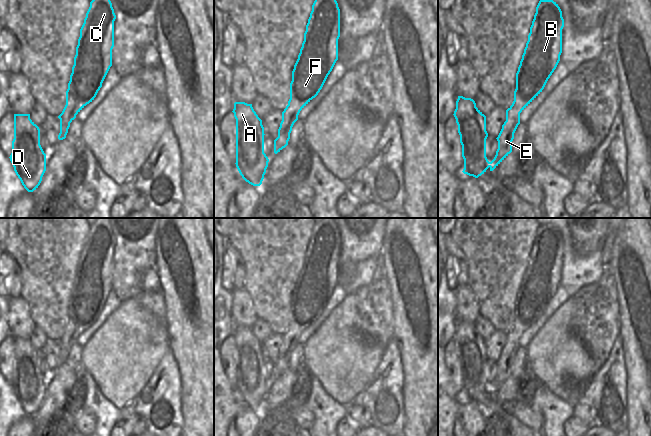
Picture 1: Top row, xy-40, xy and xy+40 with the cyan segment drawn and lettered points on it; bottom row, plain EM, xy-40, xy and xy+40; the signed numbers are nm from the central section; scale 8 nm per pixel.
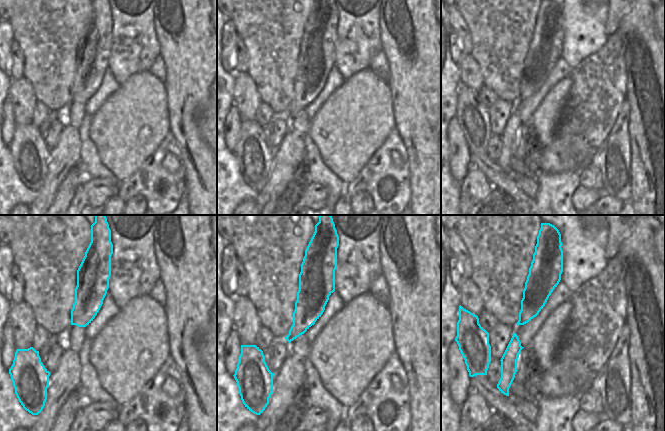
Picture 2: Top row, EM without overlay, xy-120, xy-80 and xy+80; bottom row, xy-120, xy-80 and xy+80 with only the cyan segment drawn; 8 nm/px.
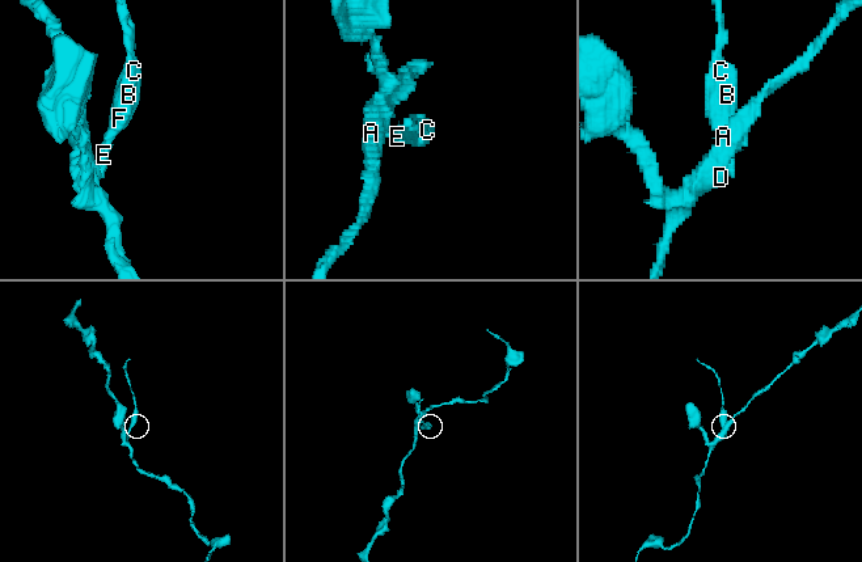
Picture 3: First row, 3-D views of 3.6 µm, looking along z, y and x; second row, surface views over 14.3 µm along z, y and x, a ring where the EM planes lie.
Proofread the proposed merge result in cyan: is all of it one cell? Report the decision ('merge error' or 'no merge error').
merge error

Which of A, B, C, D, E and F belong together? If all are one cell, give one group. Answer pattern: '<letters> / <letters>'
A D / B C E F

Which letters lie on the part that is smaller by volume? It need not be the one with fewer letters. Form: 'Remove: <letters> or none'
Remove: B, C, E, F

